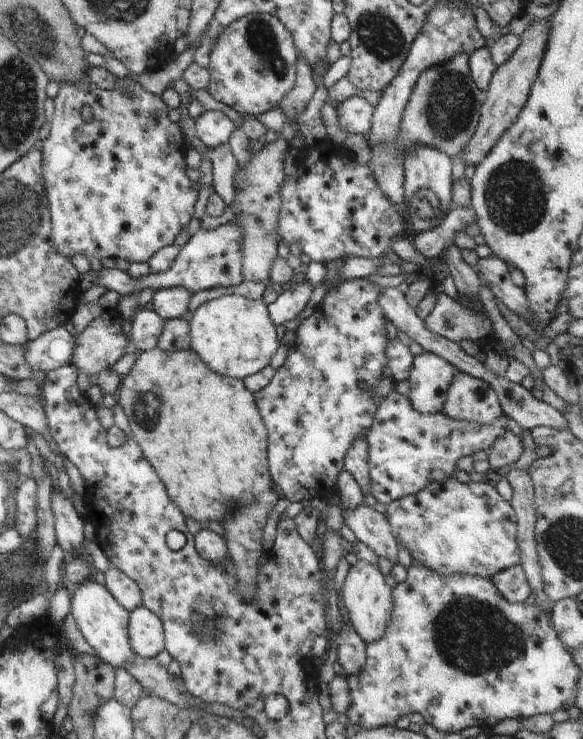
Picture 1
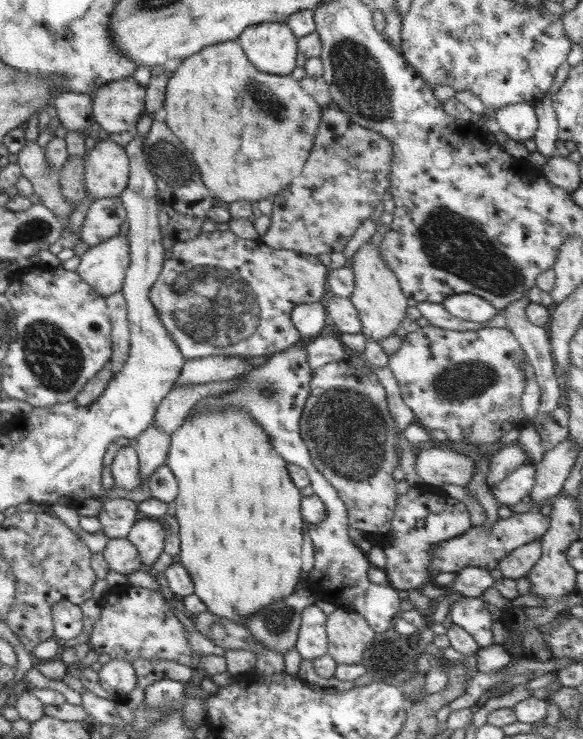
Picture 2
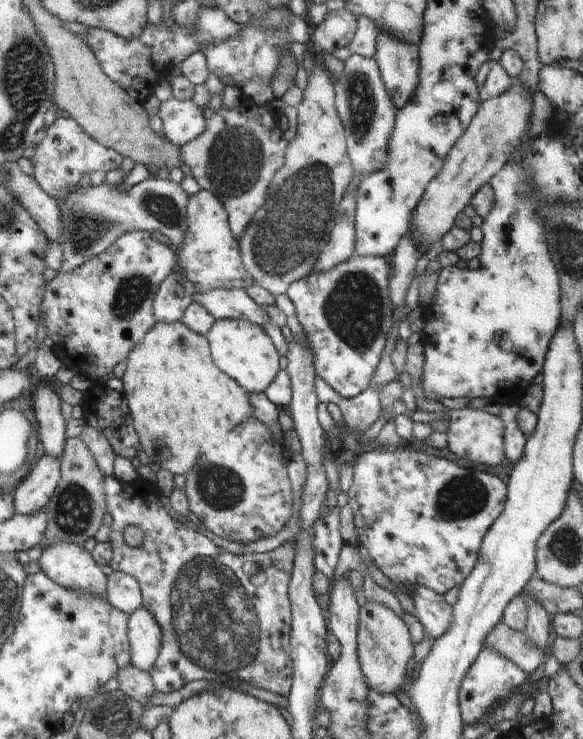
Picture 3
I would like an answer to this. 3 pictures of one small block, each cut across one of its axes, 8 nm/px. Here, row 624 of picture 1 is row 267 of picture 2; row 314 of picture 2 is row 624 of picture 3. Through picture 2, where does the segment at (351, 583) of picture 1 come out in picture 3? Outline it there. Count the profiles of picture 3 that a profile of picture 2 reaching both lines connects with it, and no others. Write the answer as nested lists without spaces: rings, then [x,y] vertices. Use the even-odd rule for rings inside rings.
[[[366,600],[364,606],[359,608],[357,634],[356,652],[367,686],[382,694],[397,694],[406,671],[412,667],[415,652],[406,624],[386,605]]]

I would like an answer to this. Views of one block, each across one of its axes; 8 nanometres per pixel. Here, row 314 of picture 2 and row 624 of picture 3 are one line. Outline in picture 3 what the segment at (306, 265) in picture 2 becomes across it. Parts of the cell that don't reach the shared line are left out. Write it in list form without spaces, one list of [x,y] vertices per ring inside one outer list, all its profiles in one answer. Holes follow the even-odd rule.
[[[104,476],[106,510],[113,519],[107,542],[113,552],[109,566],[114,571],[136,578],[143,608],[154,616],[162,630],[158,659],[149,673],[156,691],[168,694],[191,681],[206,680],[224,686],[233,682],[249,682],[260,689],[288,697],[293,680],[289,581],[293,572],[294,546],[291,542],[284,542],[263,554],[230,554],[172,517],[165,508],[166,502],[159,501],[158,493],[156,485],[142,477],[124,483],[115,476]],[[130,525],[144,533],[142,544],[134,548],[126,544],[123,536],[125,528]]]

